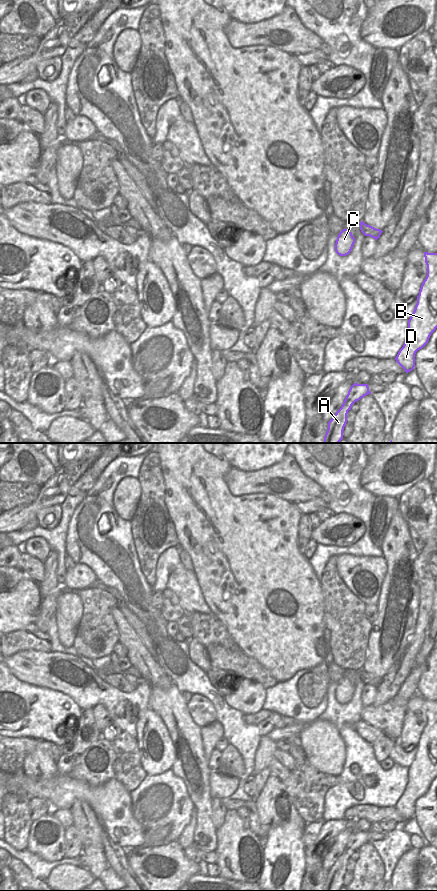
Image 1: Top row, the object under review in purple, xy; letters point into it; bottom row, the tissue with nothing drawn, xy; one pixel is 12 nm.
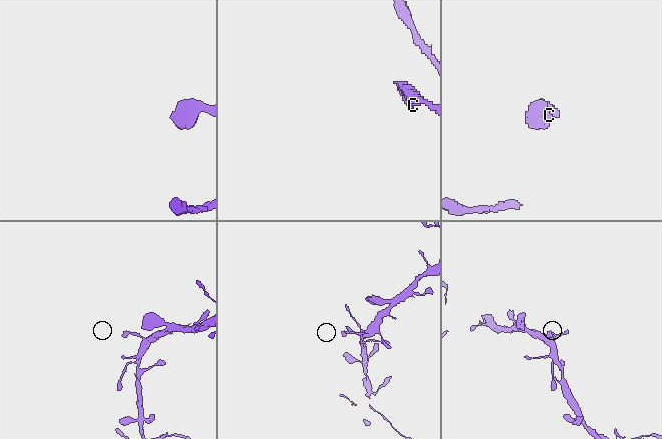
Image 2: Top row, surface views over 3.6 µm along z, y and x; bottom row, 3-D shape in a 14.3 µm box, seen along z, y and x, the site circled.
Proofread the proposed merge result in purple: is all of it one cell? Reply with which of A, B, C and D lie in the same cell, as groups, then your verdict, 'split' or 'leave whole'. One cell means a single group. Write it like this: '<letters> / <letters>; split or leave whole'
A B C D; leave whole

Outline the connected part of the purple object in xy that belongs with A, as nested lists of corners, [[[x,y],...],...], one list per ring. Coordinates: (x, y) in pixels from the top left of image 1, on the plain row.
[[[354,831],[341,854],[332,867],[328,870],[328,877],[323,891],[339,891],[343,887],[344,875],[347,871],[347,862],[352,853],[364,844],[371,842],[368,832]]]

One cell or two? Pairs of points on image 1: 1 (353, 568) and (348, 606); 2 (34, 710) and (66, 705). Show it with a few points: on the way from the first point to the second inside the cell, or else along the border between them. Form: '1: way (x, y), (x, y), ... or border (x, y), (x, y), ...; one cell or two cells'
1: border (337, 570), (343, 583), (360, 600), (369, 604); two cells
2: way (42, 709), (58, 707); one cell

